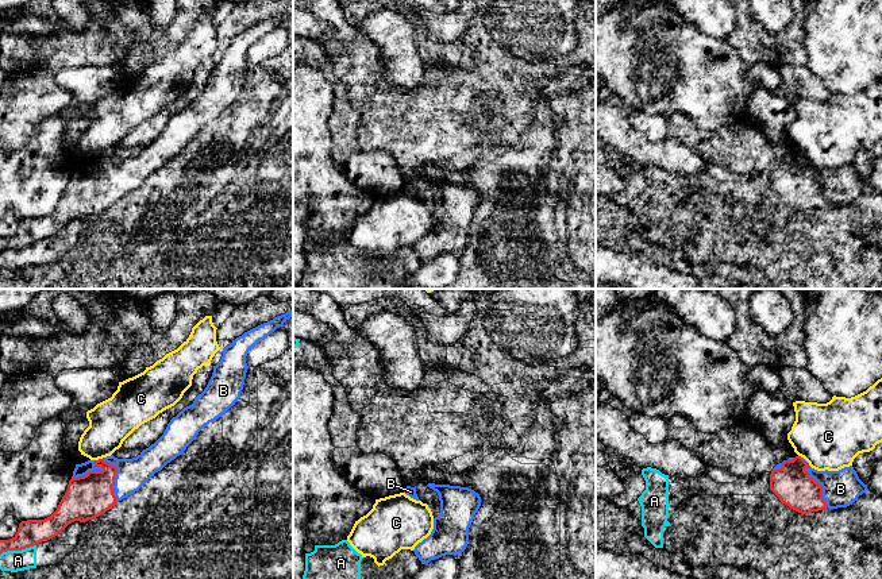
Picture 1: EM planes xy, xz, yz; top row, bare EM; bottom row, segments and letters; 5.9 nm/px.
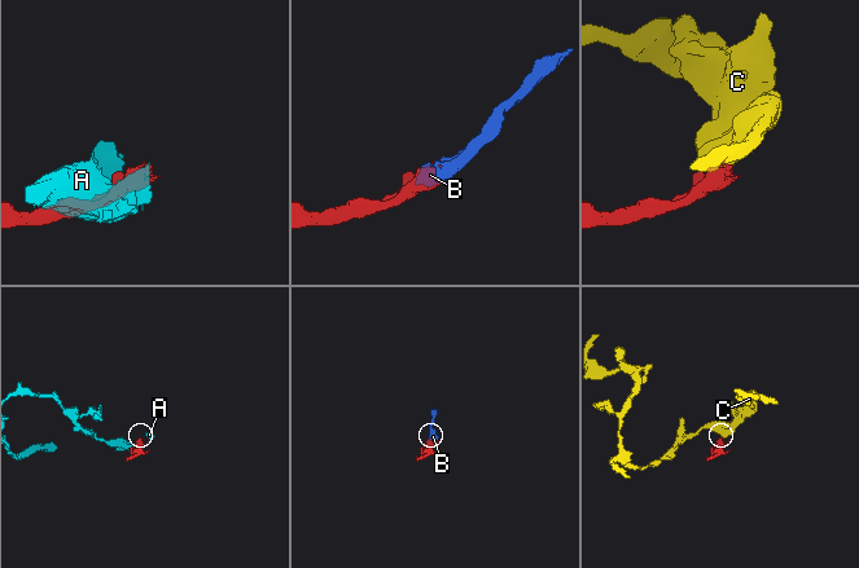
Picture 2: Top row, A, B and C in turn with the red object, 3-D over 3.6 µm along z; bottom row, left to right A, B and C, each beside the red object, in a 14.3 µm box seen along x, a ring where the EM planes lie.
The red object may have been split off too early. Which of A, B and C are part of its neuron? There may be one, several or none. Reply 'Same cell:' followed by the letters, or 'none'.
Same cell: B

